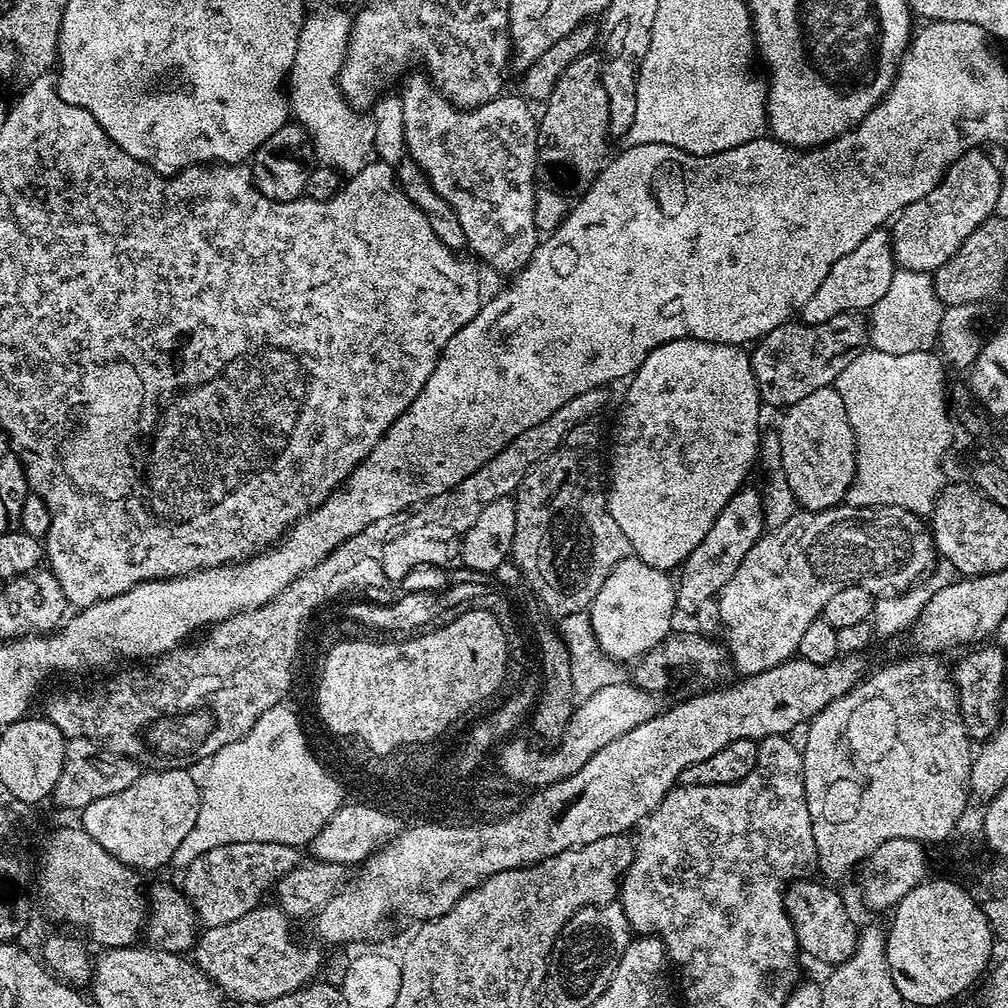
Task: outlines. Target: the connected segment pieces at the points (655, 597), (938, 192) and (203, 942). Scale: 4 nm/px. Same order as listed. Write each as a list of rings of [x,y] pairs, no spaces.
[[[634,554],[610,570],[606,582],[602,582],[602,590],[598,590],[587,609],[594,638],[605,656],[615,662],[635,662],[673,631],[672,612],[677,611],[676,584],[670,577],[668,572],[646,566],[646,562]]]
[[[973,150],[959,156],[948,167],[938,186],[930,190],[930,194],[899,209],[890,228],[892,259],[895,260],[897,269],[936,273],[941,266],[950,262],[950,258],[954,258],[954,254],[958,254],[962,242],[966,242],[966,238],[970,238],[970,234],[974,234],[982,222],[994,215],[998,206],[1000,170],[997,161],[992,161],[982,153],[983,151]]]
[[[261,906],[250,910],[250,914],[242,914],[242,918],[234,918],[234,922],[226,922],[226,926],[204,928],[194,945],[194,963],[201,971],[215,982],[225,997],[245,1000],[248,1006],[282,998],[282,994],[290,994],[310,980],[304,972],[296,972],[292,980],[288,980],[289,921],[272,908]]]

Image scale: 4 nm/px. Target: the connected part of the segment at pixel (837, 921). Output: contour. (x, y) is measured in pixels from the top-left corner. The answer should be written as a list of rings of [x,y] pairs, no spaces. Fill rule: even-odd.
[[[797,878],[784,889],[784,908],[792,920],[796,930],[796,943],[804,948],[816,960],[827,966],[835,966],[846,962],[856,949],[858,924],[852,921],[844,900],[827,883],[815,884],[809,878]]]

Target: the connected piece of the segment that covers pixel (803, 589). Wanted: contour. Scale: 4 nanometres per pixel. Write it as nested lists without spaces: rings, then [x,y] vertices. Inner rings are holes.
[[[902,506],[798,510],[746,550],[734,578],[720,591],[722,637],[731,667],[746,677],[793,659],[802,634],[838,590],[862,586],[876,598],[903,594],[931,572],[937,560],[925,521]]]

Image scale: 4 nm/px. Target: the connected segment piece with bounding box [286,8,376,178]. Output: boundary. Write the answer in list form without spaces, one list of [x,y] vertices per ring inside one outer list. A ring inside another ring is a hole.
[[[340,8],[309,11],[304,18],[304,28],[298,34],[298,50],[286,81],[291,115],[312,139],[315,159],[323,167],[333,168],[348,178],[358,175],[367,164],[373,163],[372,147],[376,144],[376,128],[371,118],[350,107],[338,79],[352,37],[352,21],[353,17],[347,16]]]

